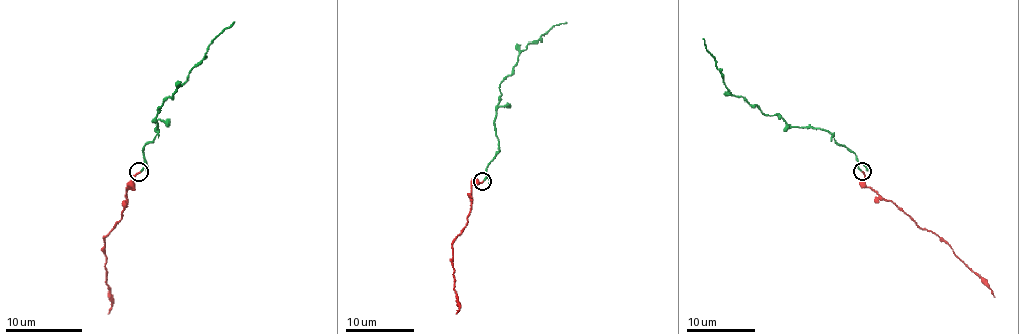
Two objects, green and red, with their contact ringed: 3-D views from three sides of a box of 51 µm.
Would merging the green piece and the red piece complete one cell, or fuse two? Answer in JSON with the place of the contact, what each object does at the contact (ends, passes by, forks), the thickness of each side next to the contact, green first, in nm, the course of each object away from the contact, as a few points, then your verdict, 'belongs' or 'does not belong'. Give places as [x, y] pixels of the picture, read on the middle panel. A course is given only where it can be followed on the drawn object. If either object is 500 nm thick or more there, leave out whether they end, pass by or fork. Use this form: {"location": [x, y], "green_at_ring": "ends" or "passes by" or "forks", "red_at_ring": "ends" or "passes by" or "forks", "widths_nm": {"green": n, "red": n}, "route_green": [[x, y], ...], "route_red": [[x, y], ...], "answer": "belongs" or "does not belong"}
{"location": [482, 181], "green_at_ring": "ends", "red_at_ring": "ends", "widths_nm": {"green": 190, "red": 180}, "route_green": [[483, 181], [498, 149], [494, 114], [501, 94], [500, 84], [529, 44], [566, 21]], "route_red": [[483, 181], [471, 186], [468, 224], [453, 241], [454, 291], [459, 309], [456, 314]], "answer": "does not belong"}

